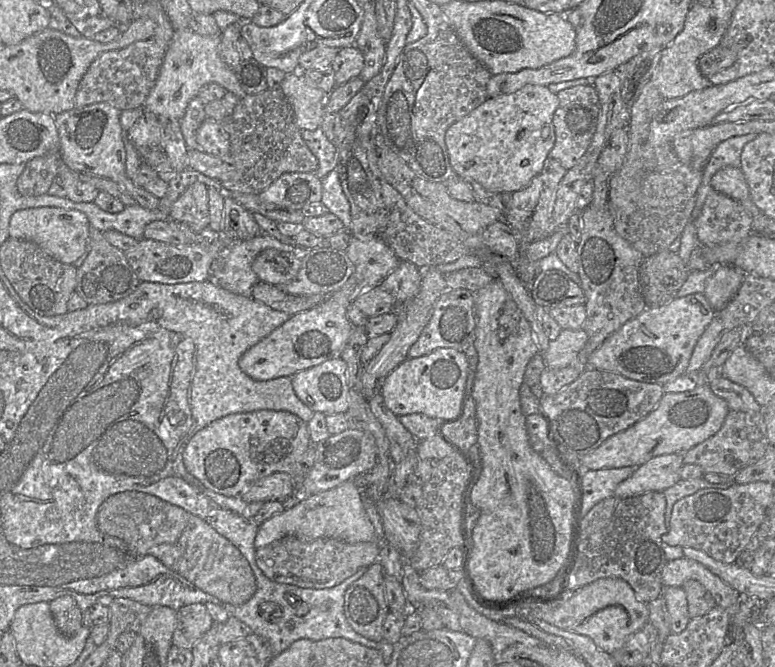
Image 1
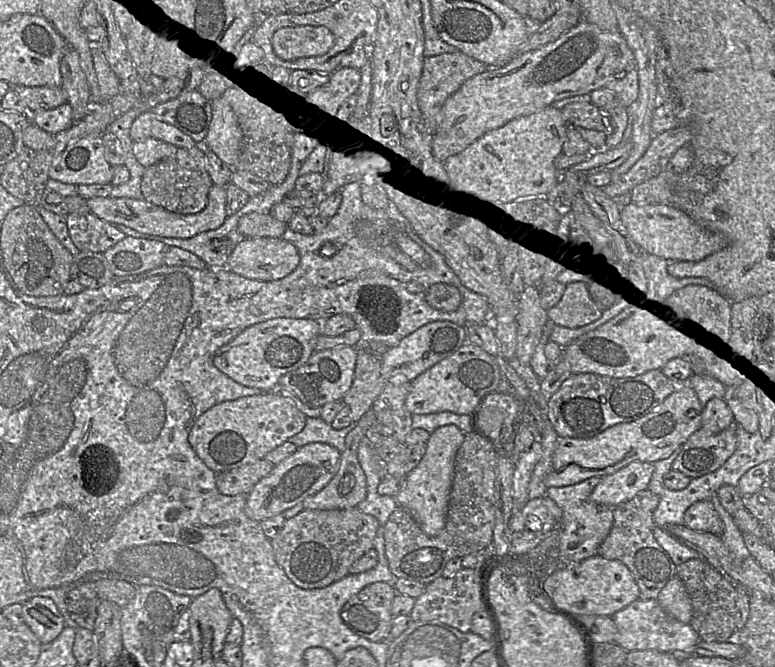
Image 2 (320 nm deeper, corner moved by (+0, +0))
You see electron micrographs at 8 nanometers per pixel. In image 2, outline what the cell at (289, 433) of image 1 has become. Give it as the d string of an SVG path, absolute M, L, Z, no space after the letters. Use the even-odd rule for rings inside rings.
M279 388L262 391L265 392L215 404L195 421L188 436L190 446L215 473L263 458L305 427L308 416L284 397Z

